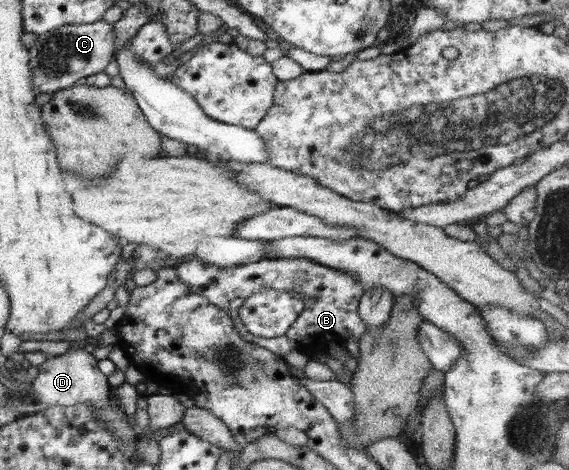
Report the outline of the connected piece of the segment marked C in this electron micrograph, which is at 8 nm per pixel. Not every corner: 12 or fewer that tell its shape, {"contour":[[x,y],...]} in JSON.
{"contour":[[114,24],[62,25],[28,48],[32,90],[55,93],[104,71]]}

